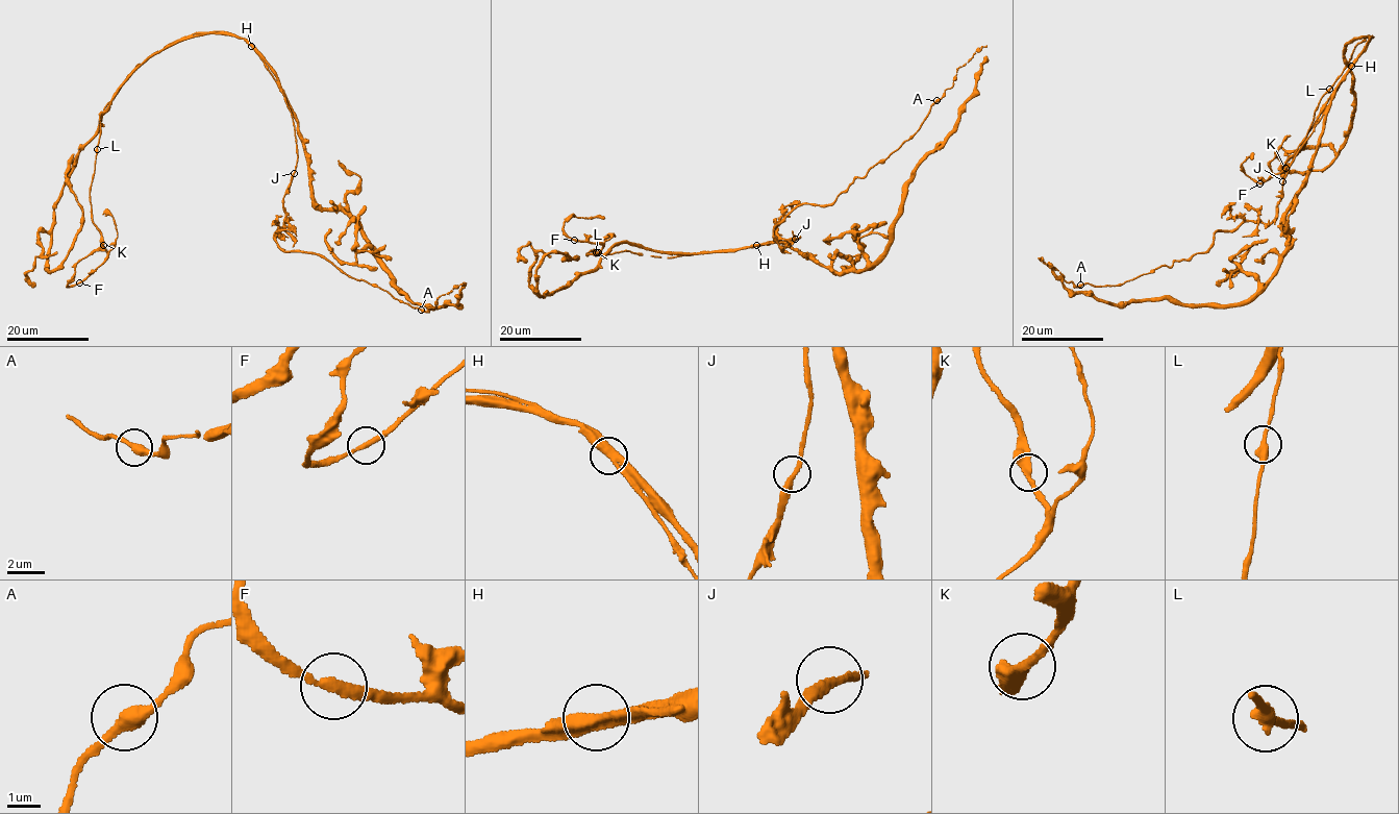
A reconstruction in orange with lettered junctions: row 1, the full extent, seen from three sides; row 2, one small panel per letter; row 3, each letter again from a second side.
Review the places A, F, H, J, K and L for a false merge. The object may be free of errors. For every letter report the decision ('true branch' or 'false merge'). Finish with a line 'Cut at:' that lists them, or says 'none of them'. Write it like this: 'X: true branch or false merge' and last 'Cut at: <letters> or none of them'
A: true branch
F: true branch
H: false merge
J: true branch
K: true branch
L: true branch
Cut at: H

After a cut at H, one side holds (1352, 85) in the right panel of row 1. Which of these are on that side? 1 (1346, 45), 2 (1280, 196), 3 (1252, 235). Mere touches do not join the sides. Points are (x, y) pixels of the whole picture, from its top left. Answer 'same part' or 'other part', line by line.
1: same part
2: other part
3: other part

